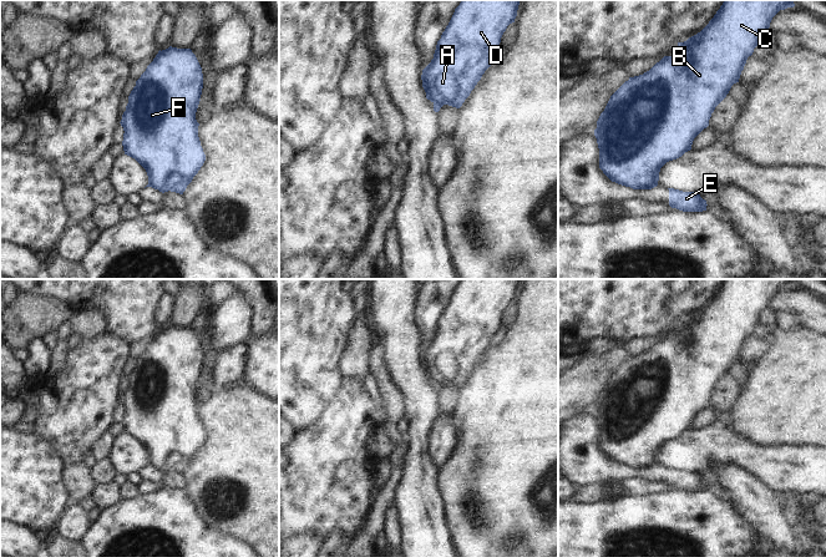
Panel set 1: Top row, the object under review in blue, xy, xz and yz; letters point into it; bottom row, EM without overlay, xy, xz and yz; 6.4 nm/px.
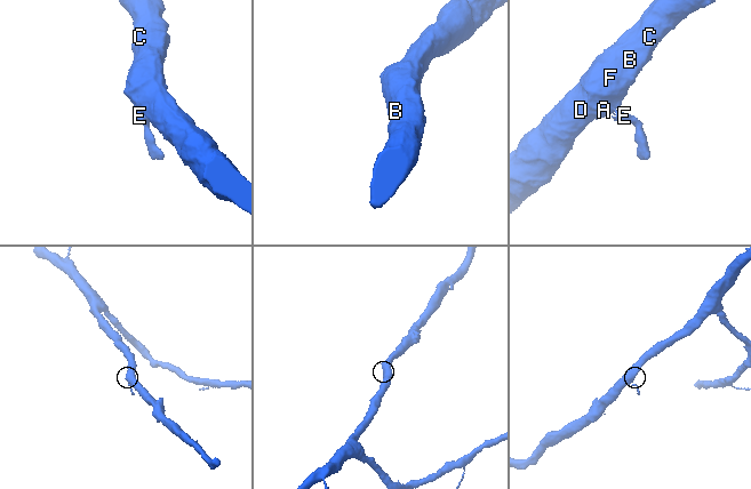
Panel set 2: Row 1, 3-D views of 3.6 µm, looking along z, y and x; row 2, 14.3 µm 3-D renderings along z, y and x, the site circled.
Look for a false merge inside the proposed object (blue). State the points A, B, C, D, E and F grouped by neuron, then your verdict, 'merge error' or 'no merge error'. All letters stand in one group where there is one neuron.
A B C D F / E | merge error

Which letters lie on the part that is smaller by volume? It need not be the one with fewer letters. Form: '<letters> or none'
E

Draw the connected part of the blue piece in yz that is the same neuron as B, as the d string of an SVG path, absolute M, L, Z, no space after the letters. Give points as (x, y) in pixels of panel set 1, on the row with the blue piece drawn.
M724 0L709 24L684 42L678 42L679 52L664 56L649 71L629 77L609 98L597 121L594 136L599 148L599 168L618 184L633 189L652 189L658 186L660 168L669 161L691 150L694 138L709 126L715 107L726 97L731 86L739 82L741 71L760 35L770 27L772 17L794 0Z

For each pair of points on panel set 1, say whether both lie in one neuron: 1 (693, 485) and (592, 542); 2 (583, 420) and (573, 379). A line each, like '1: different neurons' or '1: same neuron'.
1: different neurons
2: different neurons

